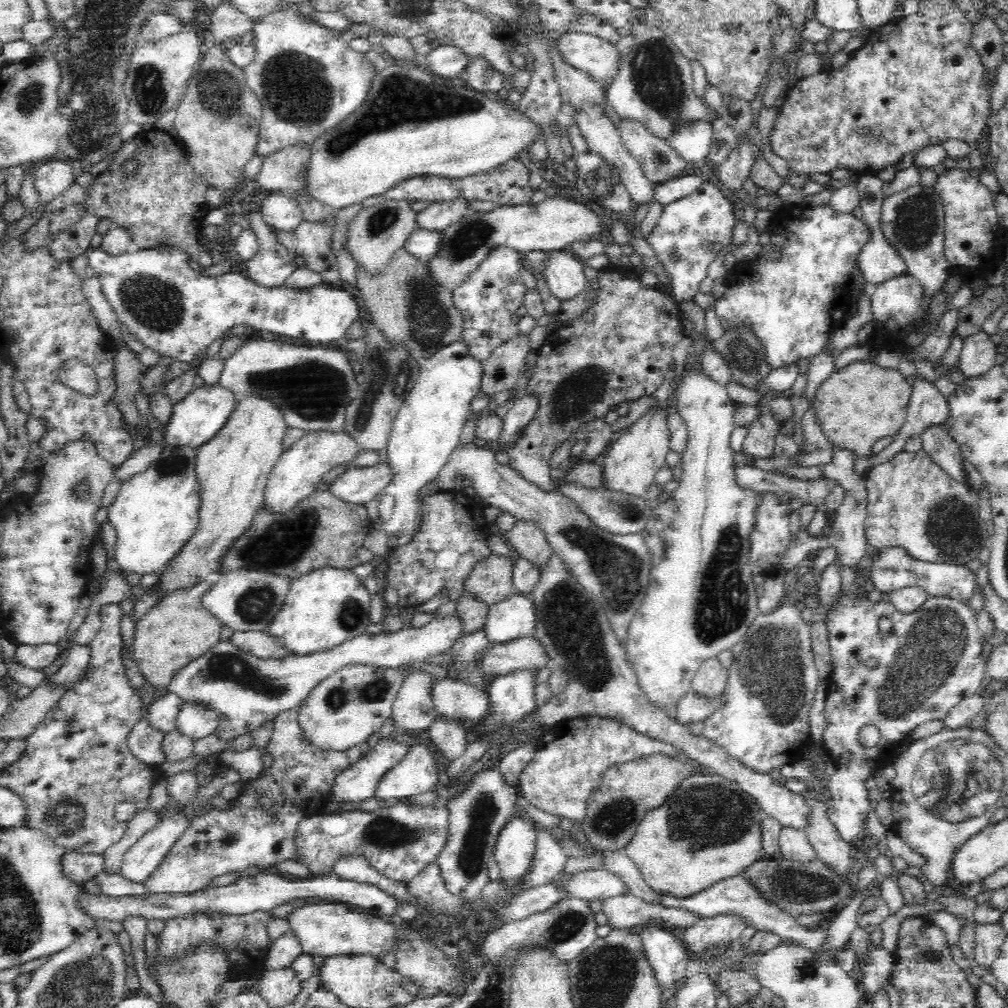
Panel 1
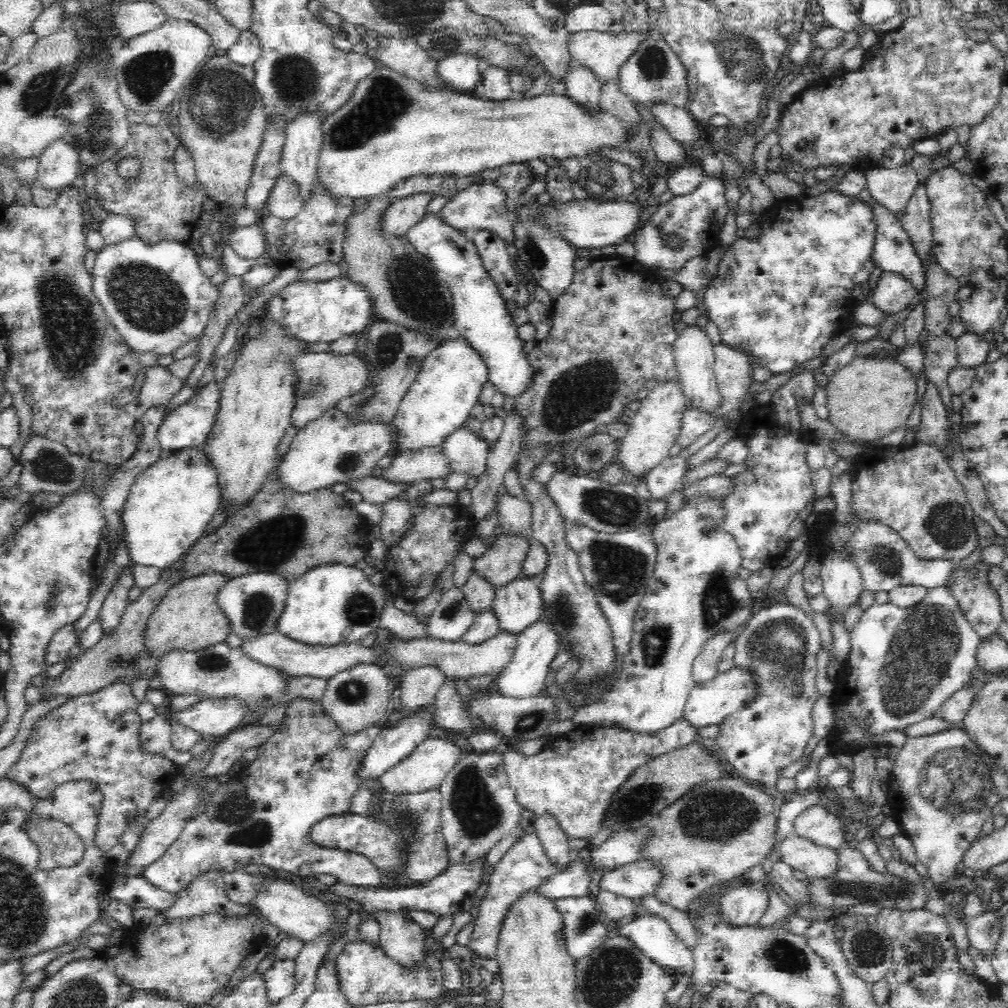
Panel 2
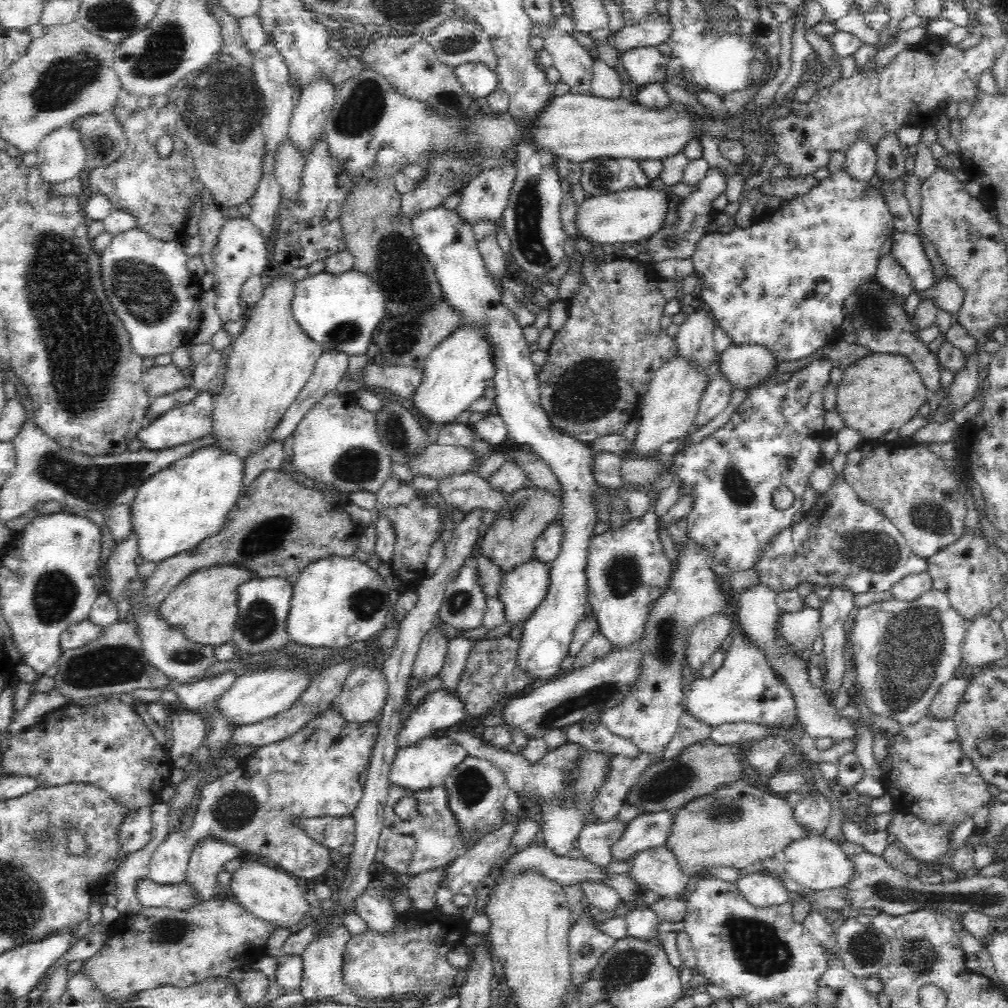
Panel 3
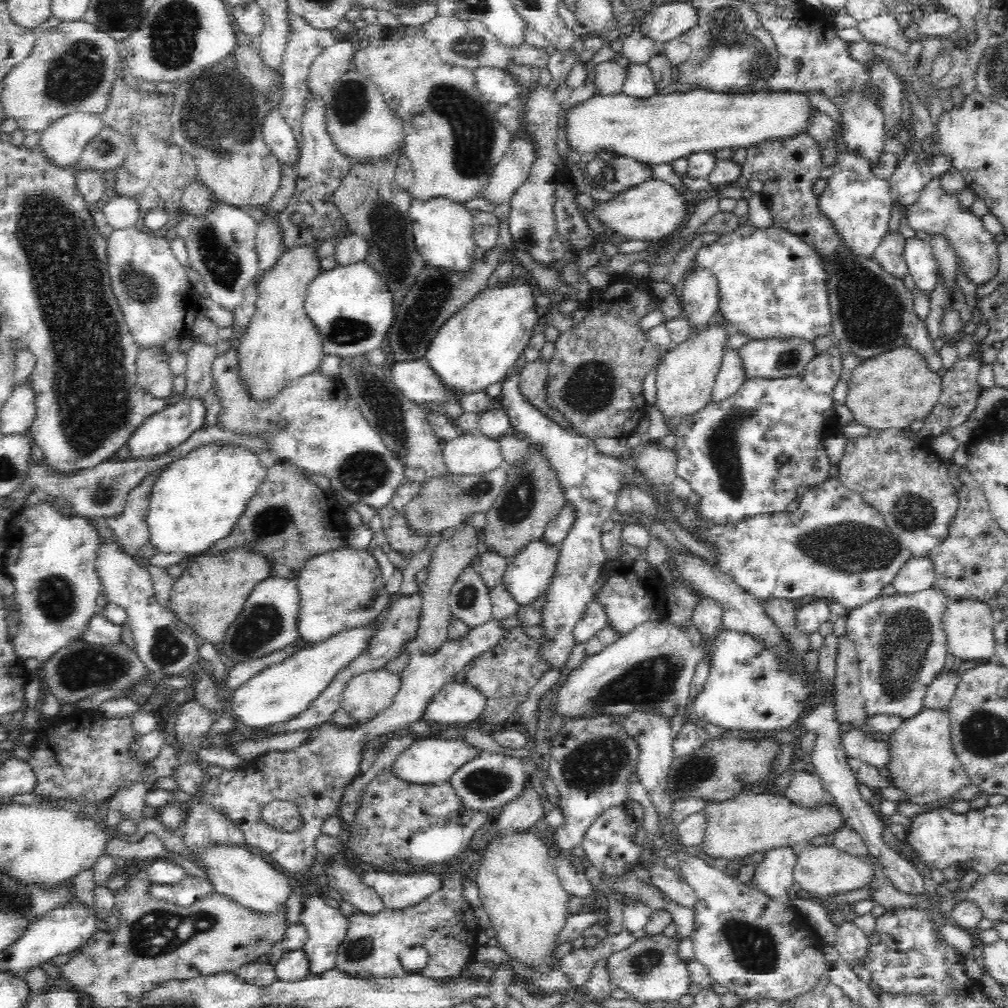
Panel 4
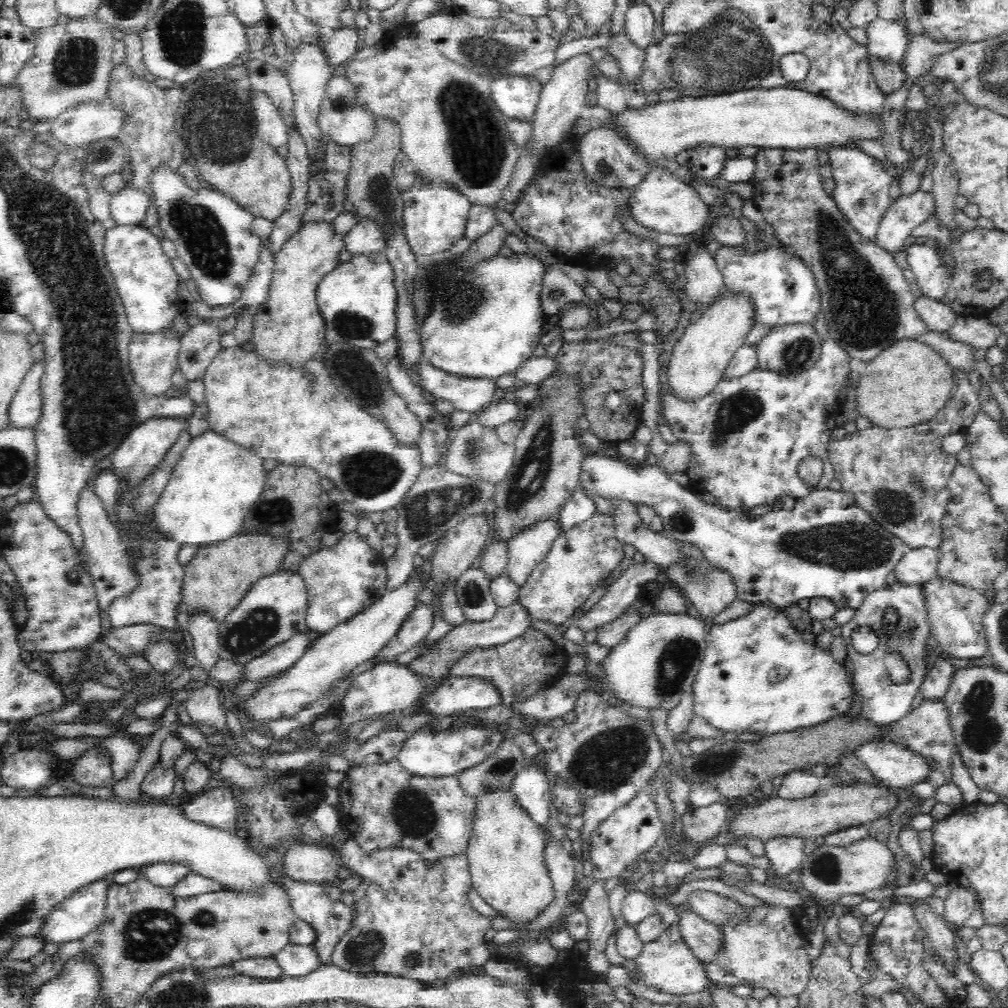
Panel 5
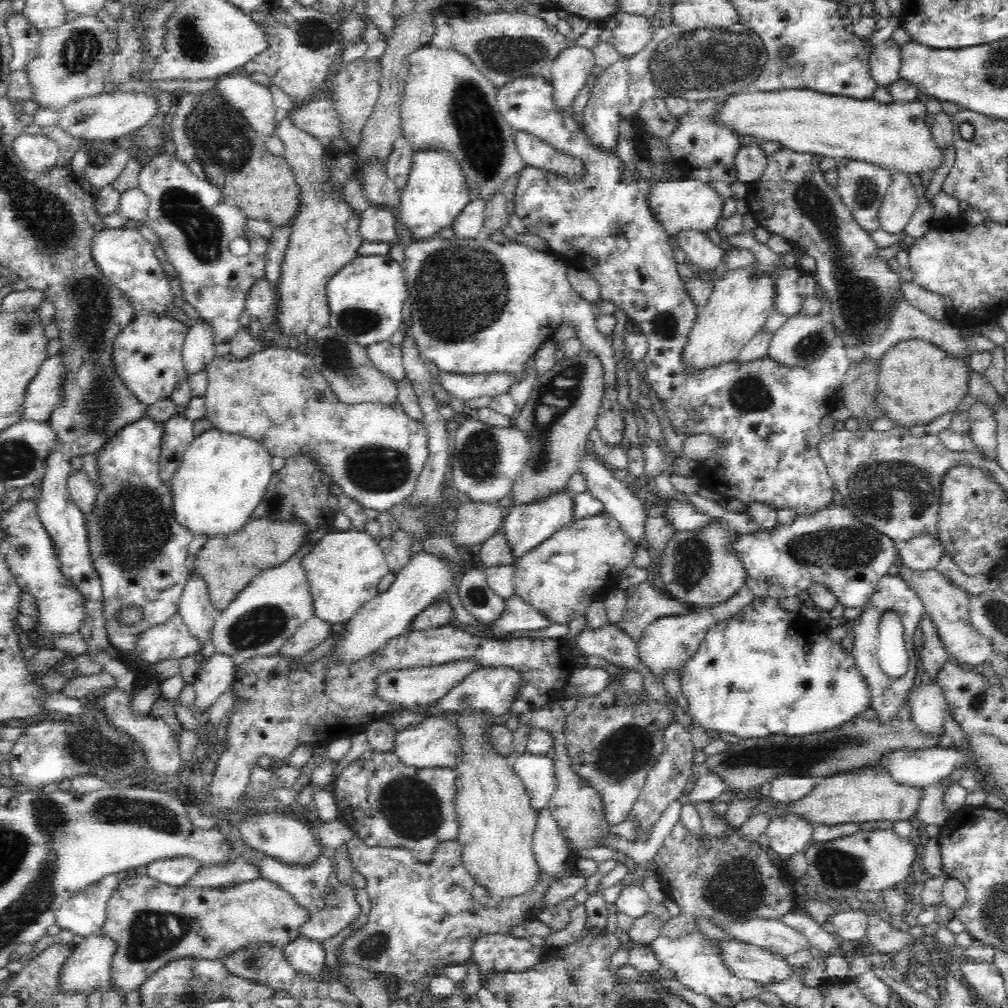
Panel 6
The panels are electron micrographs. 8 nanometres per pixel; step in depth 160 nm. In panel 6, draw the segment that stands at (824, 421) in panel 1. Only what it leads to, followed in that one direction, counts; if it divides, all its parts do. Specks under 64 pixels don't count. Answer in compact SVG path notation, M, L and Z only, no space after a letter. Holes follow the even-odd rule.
M910 339L898 342L892 349L889 349L880 364L879 386L881 386L881 396L878 398L881 408L885 410L886 417L898 425L898 427L912 427L918 425L929 425L936 418L946 414L956 412L961 400L969 393L971 377L975 367L965 358L957 358L926 340Z

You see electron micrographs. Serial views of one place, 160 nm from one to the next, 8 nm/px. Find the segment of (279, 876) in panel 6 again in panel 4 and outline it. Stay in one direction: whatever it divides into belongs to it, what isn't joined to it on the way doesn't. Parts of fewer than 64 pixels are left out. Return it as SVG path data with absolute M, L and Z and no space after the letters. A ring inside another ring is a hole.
M313 892L304 898L299 913L299 922L307 930L307 939L303 946L303 951L309 958L309 973L322 974L332 968L336 968L336 956L339 944L342 944L348 928L348 919L338 910L330 908L325 902L323 893Z

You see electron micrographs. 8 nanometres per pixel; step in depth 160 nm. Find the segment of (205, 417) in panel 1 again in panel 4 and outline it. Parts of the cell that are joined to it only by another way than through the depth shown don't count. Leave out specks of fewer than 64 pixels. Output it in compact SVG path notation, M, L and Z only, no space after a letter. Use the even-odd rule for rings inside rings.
M198 397L184 398L174 403L163 412L158 412L147 419L130 435L127 440L131 460L156 460L158 456L164 456L172 452L179 444L182 444L193 432L204 426L206 409L202 400Z

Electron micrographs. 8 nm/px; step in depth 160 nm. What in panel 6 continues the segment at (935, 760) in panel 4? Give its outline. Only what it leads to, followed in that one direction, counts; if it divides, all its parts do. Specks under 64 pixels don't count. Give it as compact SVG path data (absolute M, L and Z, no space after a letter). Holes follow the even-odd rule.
M935 682L920 685L909 691L908 698L912 705L910 713L918 728L942 736L944 713L948 707L942 687Z

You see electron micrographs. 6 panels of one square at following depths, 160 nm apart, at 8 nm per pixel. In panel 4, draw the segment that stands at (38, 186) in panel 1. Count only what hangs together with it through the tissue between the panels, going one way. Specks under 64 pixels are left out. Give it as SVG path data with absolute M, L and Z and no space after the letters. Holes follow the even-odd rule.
M71 112L52 121L41 132L39 146L56 165L74 165L83 155L88 142L98 136L106 125L101 114Z

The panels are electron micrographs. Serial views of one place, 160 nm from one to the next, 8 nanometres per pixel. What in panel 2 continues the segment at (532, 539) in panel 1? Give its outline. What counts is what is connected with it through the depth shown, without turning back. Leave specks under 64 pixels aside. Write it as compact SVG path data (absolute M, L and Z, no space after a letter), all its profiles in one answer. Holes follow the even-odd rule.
M507 493L505 496L496 498L496 514L498 514L498 524L506 532L516 533L516 535L532 536L531 516L532 505L530 501L523 497L514 497Z

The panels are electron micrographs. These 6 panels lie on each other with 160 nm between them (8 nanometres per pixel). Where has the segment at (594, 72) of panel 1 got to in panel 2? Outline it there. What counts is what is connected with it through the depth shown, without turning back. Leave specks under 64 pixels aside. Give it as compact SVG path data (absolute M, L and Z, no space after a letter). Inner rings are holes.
M580 31L571 33L567 47L570 56L592 69L601 84L604 84L617 78L622 63L648 38L651 37L647 31Z

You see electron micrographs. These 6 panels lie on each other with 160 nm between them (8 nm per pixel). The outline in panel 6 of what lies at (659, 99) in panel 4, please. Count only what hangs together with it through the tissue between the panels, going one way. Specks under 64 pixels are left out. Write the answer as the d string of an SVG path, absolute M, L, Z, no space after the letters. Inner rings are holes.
M786 88L774 92L746 92L728 95L720 119L740 136L754 136L762 141L774 141L784 149L806 152L826 158L852 159L885 168L890 173L924 174L934 172L946 160L945 150L936 143L928 126L925 99L910 103L880 103L873 98L856 100L854 97L822 94L808 89Z

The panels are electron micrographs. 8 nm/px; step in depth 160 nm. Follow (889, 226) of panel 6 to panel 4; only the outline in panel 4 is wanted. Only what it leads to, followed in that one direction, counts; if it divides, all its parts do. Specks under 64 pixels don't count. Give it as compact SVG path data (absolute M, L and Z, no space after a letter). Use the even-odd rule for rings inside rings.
M933 177L922 189L920 196L911 205L906 205L904 220L915 232L921 230L930 236L936 233L948 235L952 240L952 248L956 251L957 264L978 289L996 276L999 254L995 250L995 241L991 239L992 234L985 229L980 217L975 216L970 209L968 212L963 212L959 208L957 196L948 196L941 191L938 177ZM888 229L872 256L886 271L903 278L908 273L903 257L905 244L906 239L900 235L899 231L892 232Z

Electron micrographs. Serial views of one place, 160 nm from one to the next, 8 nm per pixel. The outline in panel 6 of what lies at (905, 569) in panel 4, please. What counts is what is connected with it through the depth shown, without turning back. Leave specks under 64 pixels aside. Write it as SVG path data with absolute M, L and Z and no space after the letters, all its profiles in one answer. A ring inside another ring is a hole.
M916 533L907 541L897 543L896 549L904 565L914 571L935 569L944 554L942 541L932 533Z

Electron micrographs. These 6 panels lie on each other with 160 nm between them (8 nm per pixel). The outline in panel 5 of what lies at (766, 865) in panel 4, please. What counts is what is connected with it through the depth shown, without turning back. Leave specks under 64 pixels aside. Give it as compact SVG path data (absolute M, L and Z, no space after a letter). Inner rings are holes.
M778 836L765 842L765 854L777 878L786 879L797 870L806 855L803 852L805 838Z

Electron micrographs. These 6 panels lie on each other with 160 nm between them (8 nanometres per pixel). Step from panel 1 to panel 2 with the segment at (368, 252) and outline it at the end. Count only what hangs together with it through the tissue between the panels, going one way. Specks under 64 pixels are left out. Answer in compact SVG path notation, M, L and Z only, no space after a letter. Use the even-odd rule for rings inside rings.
M421 192L403 199L395 199L384 212L382 229L396 236L406 235L409 228L428 214L428 204L434 196L431 192Z

